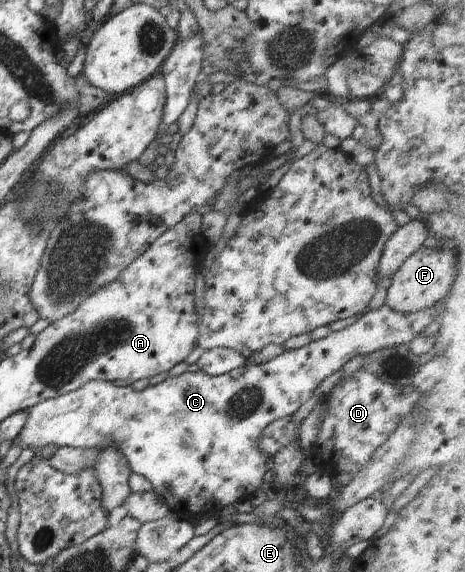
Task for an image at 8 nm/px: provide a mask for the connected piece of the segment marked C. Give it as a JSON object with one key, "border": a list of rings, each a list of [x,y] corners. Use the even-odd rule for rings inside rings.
{"border":[[[443,300],[438,301],[435,305],[429,306],[424,310],[405,315],[400,311],[392,310],[388,305],[382,305],[377,309],[371,309],[370,312],[363,314],[354,324],[345,327],[342,330],[329,333],[326,337],[317,341],[310,341],[306,346],[290,349],[277,357],[270,359],[265,363],[250,363],[248,360],[244,366],[231,370],[229,373],[213,377],[202,371],[187,371],[178,376],[168,377],[164,381],[148,385],[141,391],[136,391],[132,385],[125,387],[118,387],[110,381],[88,381],[77,389],[70,392],[58,395],[53,399],[42,401],[34,405],[29,410],[29,417],[26,424],[20,431],[20,448],[21,450],[26,447],[32,448],[38,452],[44,445],[57,445],[58,447],[72,447],[72,448],[97,448],[105,449],[106,447],[115,447],[118,452],[121,452],[127,460],[131,473],[142,474],[148,482],[152,483],[152,490],[169,506],[172,512],[175,512],[181,520],[189,521],[193,518],[203,516],[205,513],[210,514],[213,511],[219,511],[236,501],[249,500],[258,489],[265,486],[262,481],[262,476],[266,474],[266,461],[269,456],[259,449],[259,438],[262,431],[270,426],[275,420],[292,417],[295,412],[300,410],[300,406],[304,404],[311,396],[313,396],[314,389],[324,378],[328,378],[330,374],[338,372],[354,356],[366,356],[372,354],[374,351],[382,350],[386,347],[393,347],[398,345],[408,345],[411,340],[414,340],[418,335],[429,332],[435,327],[435,318],[438,317],[438,310],[444,306]]]}

